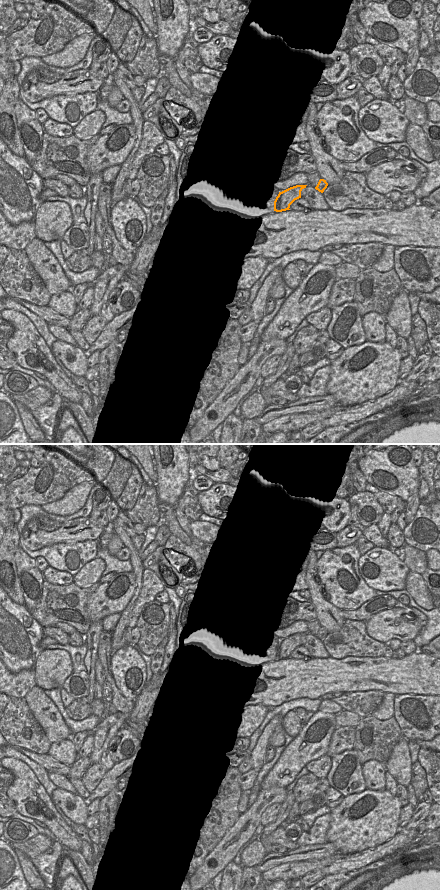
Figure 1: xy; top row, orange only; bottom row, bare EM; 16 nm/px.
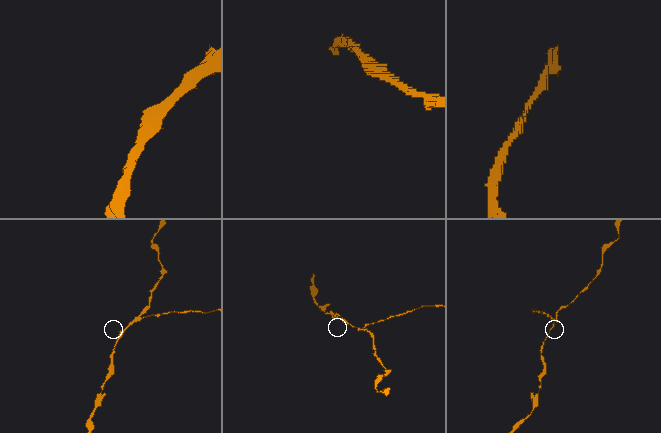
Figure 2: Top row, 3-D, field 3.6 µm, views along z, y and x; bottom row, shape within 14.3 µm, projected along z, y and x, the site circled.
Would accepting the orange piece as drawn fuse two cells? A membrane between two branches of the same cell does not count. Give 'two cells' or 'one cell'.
two cells

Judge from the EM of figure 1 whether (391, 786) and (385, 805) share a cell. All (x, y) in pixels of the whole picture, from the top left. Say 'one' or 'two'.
two

